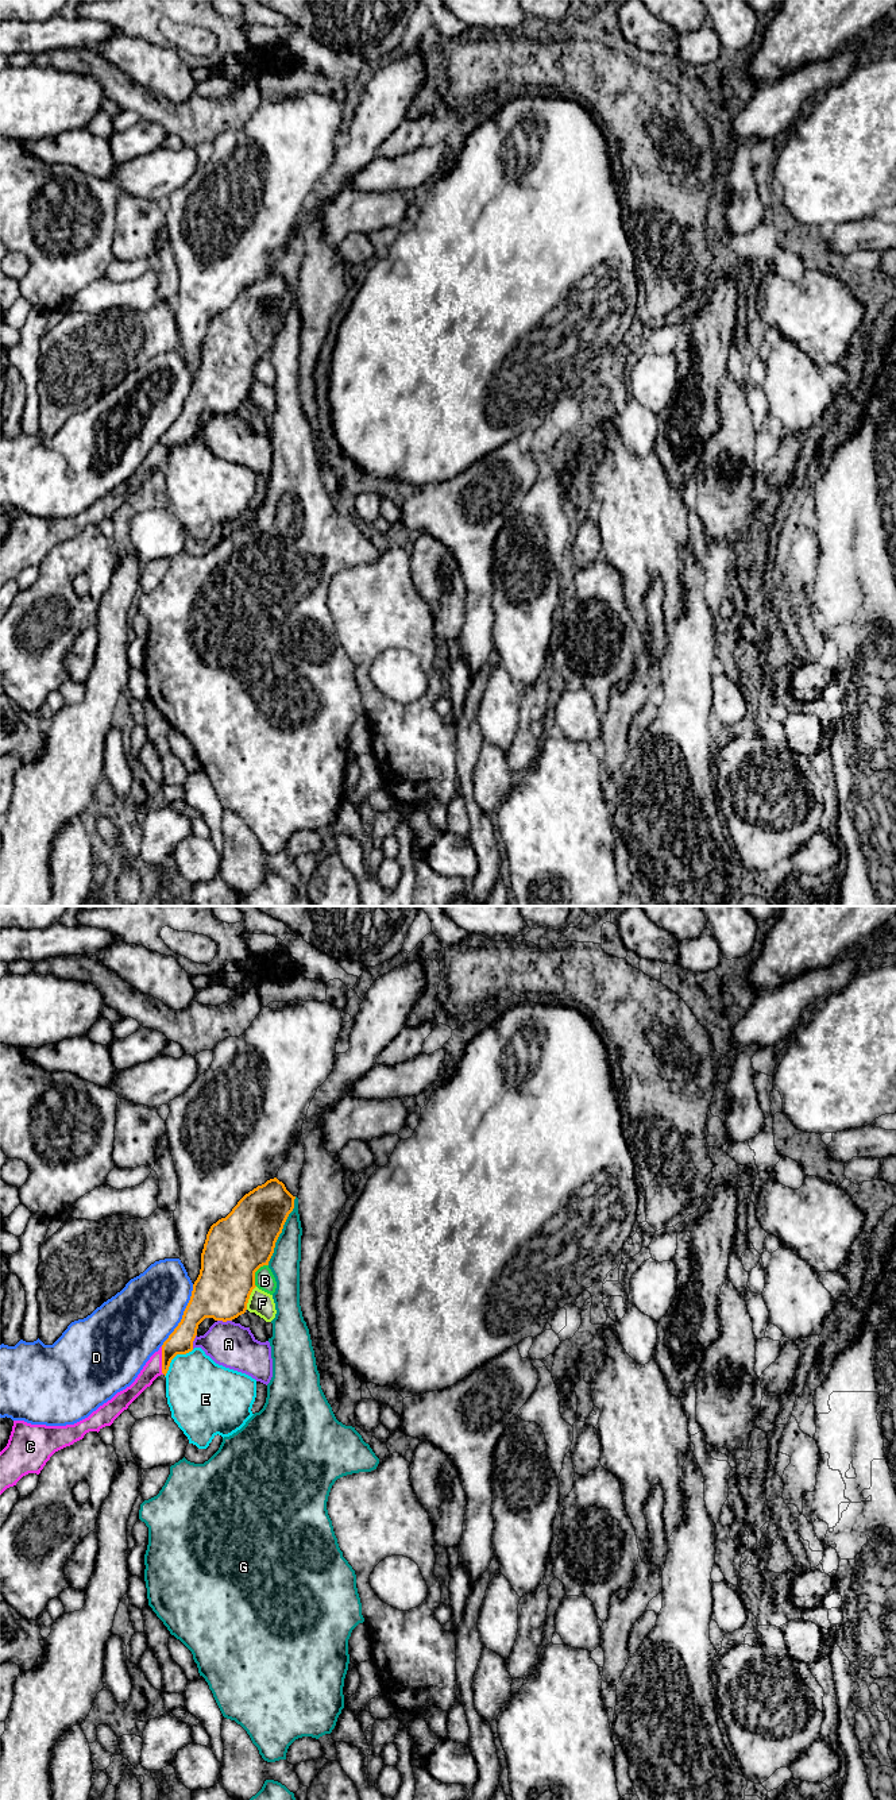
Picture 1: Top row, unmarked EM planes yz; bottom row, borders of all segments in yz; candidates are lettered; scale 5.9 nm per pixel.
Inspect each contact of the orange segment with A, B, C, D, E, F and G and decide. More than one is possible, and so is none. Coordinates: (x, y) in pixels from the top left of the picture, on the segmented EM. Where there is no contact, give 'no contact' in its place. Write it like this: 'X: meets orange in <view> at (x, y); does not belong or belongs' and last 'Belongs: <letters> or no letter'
A: meets orange in yz at (224, 1321); does not belong
B: meets orange in yz at (254, 1274); does not belong
C: meets orange in yz at (162, 1360); belongs
D: meets orange in yz at (182, 1315); does not belong
E: meets orange in yz at (174, 1356); does not belong
F: meets orange in yz at (248, 1298); does not belong
G: meets orange in yz at (281, 1230); does not belong
Belongs: C

